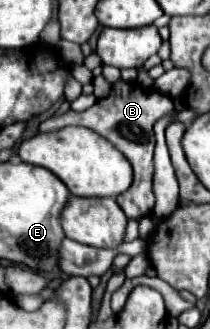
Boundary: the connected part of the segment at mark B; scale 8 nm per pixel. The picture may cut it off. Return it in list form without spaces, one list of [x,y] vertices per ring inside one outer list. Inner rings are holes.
[[[120,80],[118,84],[112,86],[110,96],[98,100],[92,108],[88,108],[84,112],[68,110],[62,116],[52,116],[40,124],[40,132],[56,132],[66,126],[84,126],[84,128],[94,130],[96,134],[100,134],[108,142],[112,142],[132,162],[132,168],[134,168],[134,182],[122,196],[118,196],[118,204],[128,218],[140,220],[142,216],[146,216],[154,208],[154,192],[152,192],[154,130],[152,130],[152,126],[162,116],[170,114],[172,110],[174,110],[174,102],[166,94],[160,94],[158,90],[152,90],[150,94],[146,94],[138,84],[134,86],[134,84]]]

